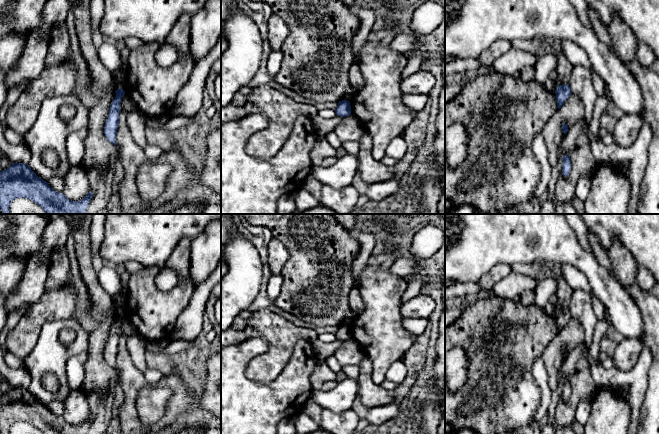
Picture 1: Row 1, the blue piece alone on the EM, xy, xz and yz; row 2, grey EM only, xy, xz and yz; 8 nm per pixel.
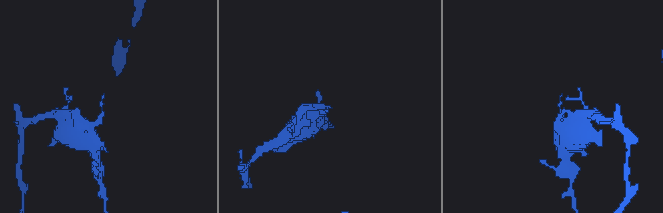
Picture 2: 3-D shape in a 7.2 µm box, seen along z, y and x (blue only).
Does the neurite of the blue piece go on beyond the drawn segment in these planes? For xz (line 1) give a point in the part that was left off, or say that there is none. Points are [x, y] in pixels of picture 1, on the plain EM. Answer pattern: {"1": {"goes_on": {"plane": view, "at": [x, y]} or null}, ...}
{"1": {"goes_on": null}}

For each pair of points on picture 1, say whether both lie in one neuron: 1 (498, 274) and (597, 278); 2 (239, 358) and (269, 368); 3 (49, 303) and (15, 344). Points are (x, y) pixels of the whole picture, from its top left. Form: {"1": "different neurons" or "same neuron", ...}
{"1": "different neurons", "2": "different neurons", "3": "same neuron"}

